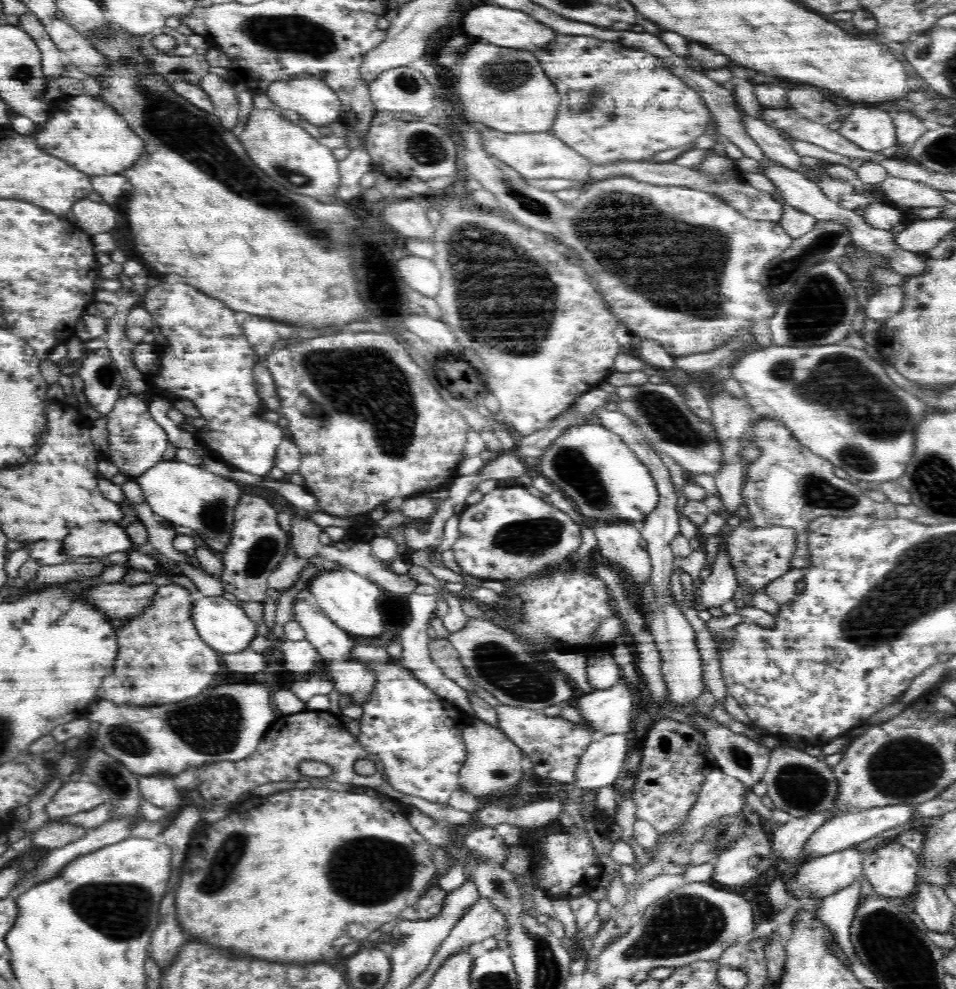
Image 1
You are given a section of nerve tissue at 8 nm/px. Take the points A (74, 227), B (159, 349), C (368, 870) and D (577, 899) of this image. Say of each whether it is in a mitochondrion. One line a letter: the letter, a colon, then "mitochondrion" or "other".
A: other
B: other
C: mitochondrion
D: other

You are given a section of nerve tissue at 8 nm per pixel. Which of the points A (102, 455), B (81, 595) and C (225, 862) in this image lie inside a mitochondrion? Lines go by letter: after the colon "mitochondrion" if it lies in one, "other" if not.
A: other
B: other
C: mitochondrion

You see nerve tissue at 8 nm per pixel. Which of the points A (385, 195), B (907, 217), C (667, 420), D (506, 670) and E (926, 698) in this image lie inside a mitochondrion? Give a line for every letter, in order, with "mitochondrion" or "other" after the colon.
A: other
B: other
C: mitochondrion
D: mitochondrion
E: other

